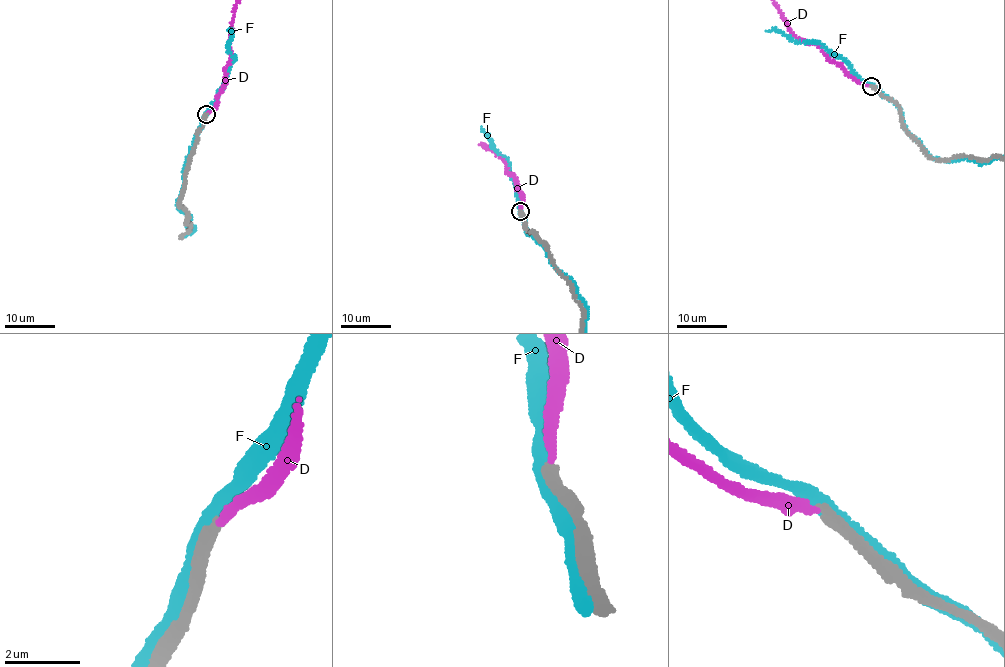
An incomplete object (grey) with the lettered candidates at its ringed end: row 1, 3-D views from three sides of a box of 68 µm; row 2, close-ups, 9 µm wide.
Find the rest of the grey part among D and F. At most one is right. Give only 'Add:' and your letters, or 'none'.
Add: none

